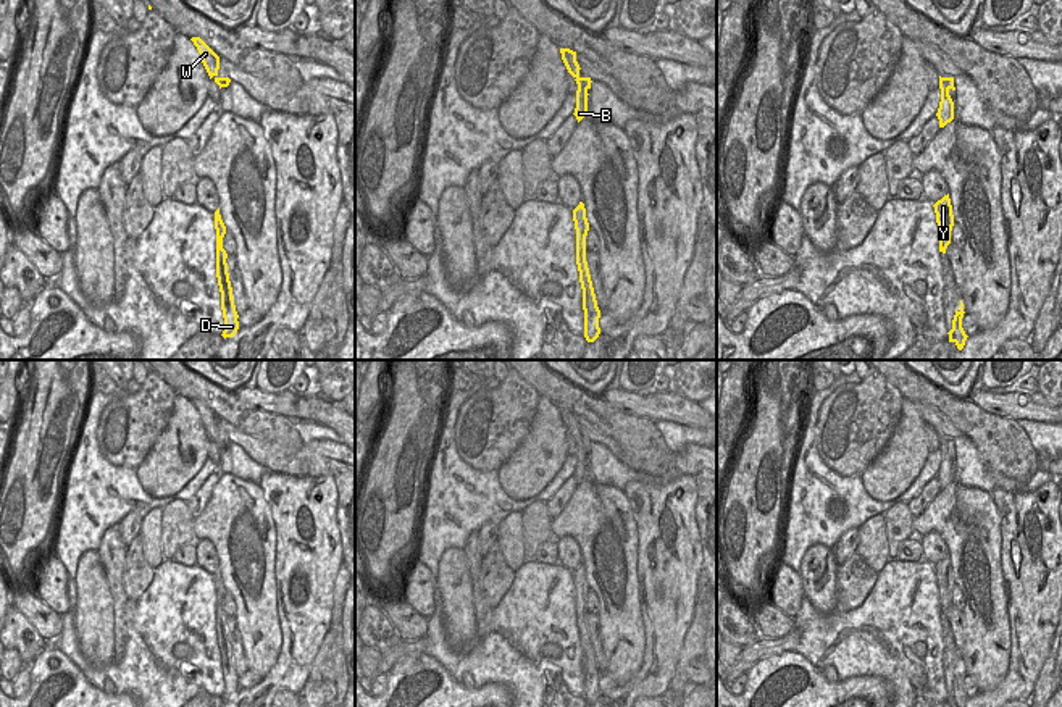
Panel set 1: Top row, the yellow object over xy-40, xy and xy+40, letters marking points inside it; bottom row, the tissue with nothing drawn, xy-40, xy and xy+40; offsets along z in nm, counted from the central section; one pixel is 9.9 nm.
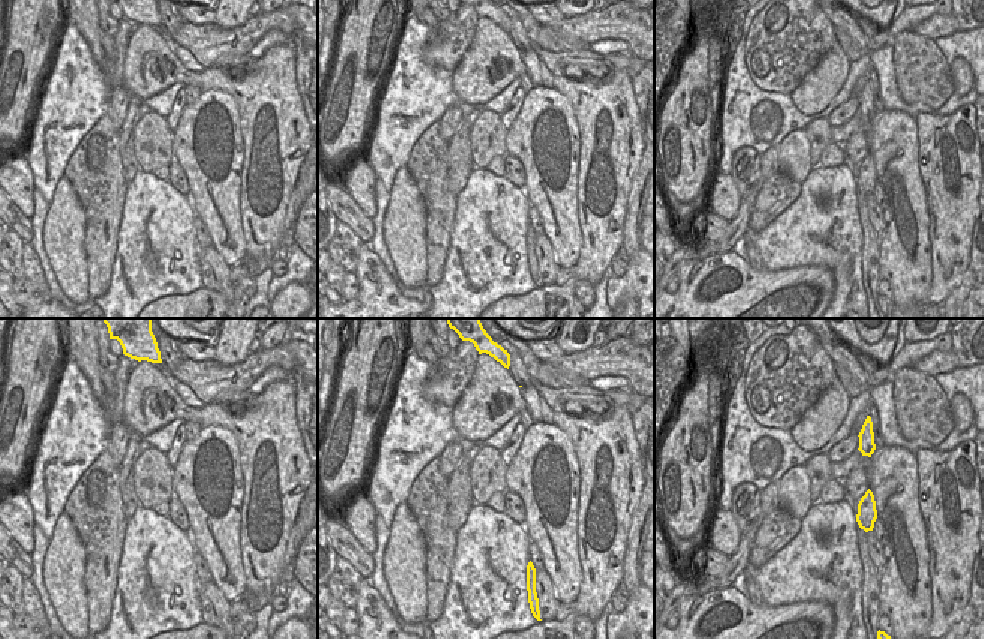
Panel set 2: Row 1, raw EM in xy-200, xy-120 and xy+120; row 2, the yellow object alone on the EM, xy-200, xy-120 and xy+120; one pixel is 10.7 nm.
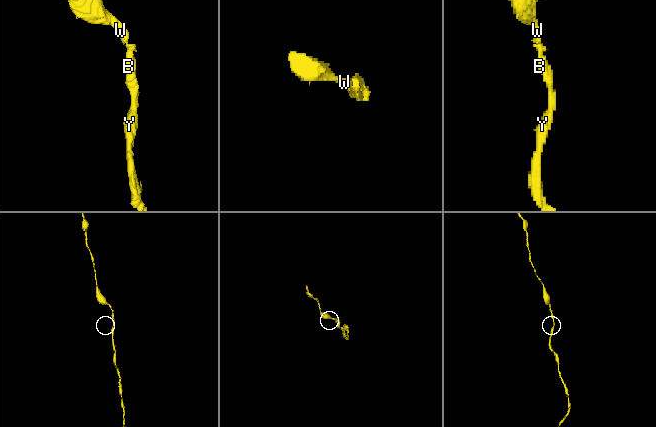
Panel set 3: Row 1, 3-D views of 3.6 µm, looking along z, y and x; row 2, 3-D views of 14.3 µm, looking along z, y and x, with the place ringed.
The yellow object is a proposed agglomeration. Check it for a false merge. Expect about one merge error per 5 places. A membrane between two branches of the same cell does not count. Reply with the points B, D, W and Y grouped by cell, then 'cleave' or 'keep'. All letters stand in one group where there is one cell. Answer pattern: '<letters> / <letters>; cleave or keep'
B D W Y; keep

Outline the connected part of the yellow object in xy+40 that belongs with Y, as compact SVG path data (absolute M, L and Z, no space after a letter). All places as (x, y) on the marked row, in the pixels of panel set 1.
M949 194L938 200L934 205L938 234L939 234L939 252L946 253L951 244L951 231L954 226L954 215Z

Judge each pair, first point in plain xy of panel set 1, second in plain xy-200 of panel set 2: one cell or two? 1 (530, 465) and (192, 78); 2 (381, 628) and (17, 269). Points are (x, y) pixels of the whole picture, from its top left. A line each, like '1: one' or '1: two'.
1: one
2: one

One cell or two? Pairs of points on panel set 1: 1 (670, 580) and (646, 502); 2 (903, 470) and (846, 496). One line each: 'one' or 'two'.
1: one
2: two

